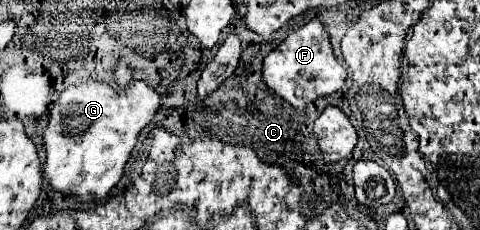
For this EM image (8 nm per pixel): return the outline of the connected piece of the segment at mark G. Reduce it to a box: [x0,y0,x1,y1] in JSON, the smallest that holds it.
[44,80,162,200]

